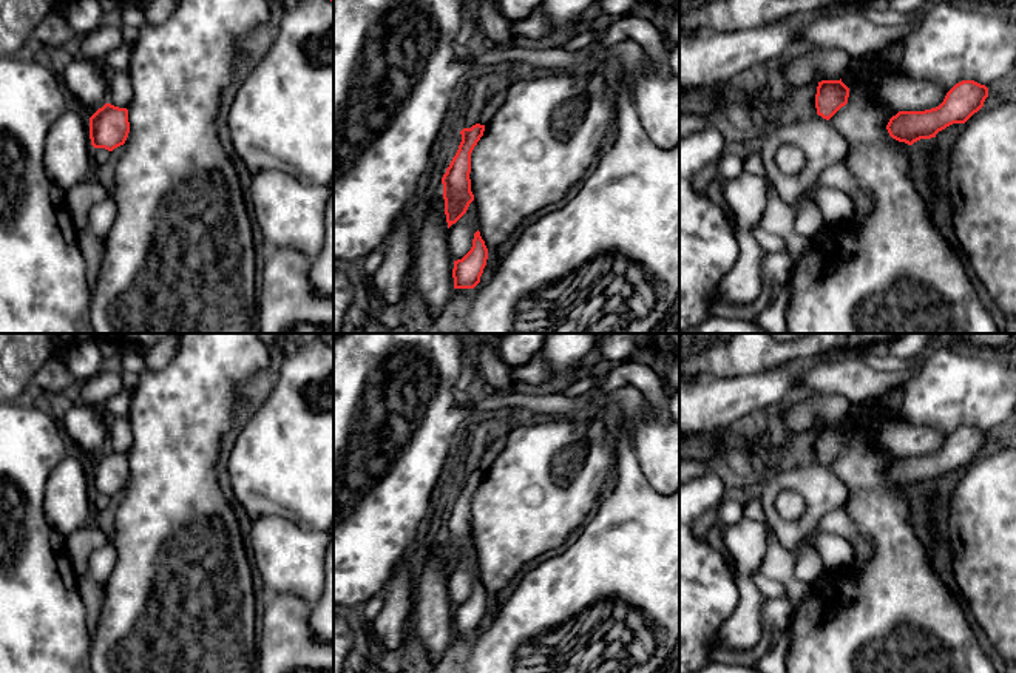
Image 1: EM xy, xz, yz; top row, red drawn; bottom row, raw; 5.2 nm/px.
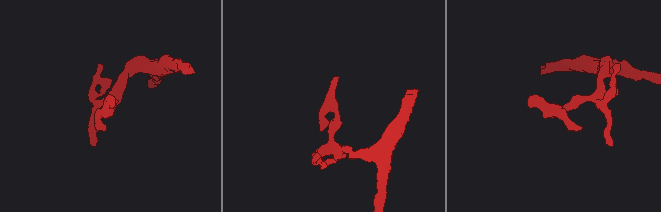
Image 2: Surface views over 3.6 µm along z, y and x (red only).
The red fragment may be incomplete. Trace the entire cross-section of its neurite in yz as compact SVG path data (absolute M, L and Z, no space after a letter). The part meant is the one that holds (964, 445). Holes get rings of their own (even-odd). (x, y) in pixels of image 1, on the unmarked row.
M974 426L956 429L945 441L943 448L925 457L899 457L886 471L889 482L899 488L913 491L920 485L931 485L953 469L965 469L977 458L988 434Z

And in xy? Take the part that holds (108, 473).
M105 449L90 463L90 485L94 494L113 497L130 479L128 455Z

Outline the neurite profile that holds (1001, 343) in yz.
M953 333L959 341L976 349L993 349L1005 353L1016 346L1016 333Z

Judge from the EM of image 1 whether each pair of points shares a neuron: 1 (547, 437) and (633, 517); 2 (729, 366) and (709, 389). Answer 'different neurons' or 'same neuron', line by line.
1: different neurons
2: different neurons

